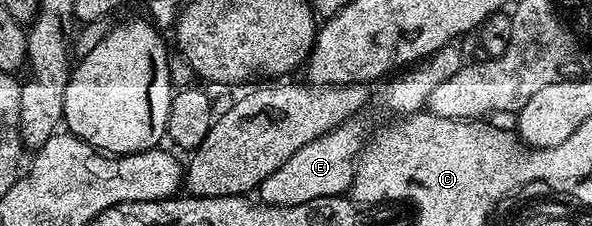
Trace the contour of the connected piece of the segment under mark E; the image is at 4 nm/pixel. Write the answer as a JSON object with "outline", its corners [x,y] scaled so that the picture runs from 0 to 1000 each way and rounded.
{"outline":[[[598,522],[574,549],[566,575],[519,628],[512,664],[498,664],[465,770],[441,810],[438,876],[441,903],[459,903],[470,920],[522,903],[541,867],[579,867],[596,814],[596,748],[620,633],[617,549],[610,522]]]}

